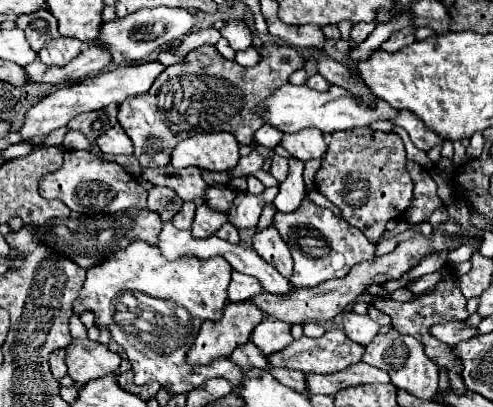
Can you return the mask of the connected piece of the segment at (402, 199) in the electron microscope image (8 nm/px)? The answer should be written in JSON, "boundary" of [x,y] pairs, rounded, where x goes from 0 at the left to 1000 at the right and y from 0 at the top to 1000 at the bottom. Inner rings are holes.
{"boundary":[[[712,319],[663,329],[667,369],[651,413],[639,428],[643,467],[696,521],[700,541],[740,570],[753,595],[765,595],[789,541],[813,536],[838,482],[838,442],[822,418],[826,378],[817,344],[805,329]]]}

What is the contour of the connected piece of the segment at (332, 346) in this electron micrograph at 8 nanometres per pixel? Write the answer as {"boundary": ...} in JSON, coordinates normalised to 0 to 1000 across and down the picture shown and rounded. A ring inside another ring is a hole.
{"boundary":[[[667,811],[659,816],[651,830],[623,830],[611,826],[606,835],[598,835],[594,845],[586,845],[578,860],[558,865],[554,875],[546,875],[546,894],[554,899],[578,899],[578,904],[594,904],[594,909],[611,909],[619,919],[631,914],[647,914],[647,919],[671,919],[671,914],[688,914],[712,894],[724,894],[736,875],[736,860],[728,845],[712,840],[692,811]]]}

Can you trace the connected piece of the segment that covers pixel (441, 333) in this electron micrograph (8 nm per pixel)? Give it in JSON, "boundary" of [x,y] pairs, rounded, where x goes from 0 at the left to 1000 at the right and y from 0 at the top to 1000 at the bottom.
{"boundary":[[[927,786],[927,791],[882,796],[882,801],[874,806],[874,821],[878,821],[886,835],[895,835],[895,840],[903,840],[903,845],[911,845],[911,850],[923,850],[923,845],[931,845],[931,840],[955,830],[955,826],[968,826],[968,806],[947,801],[943,786]]]}

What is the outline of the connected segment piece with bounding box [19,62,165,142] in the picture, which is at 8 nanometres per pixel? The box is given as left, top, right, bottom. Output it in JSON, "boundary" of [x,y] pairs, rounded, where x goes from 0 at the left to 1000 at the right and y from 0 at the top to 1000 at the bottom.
{"boundary":[[[294,152],[294,157],[278,157],[278,162],[254,157],[254,162],[241,162],[233,172],[209,177],[193,192],[168,192],[156,206],[144,206],[136,216],[124,216],[124,221],[91,236],[75,260],[67,260],[51,280],[51,305],[39,324],[43,324],[51,349],[67,344],[71,334],[95,334],[108,319],[116,319],[124,310],[136,310],[140,295],[152,290],[156,280],[185,275],[185,270],[209,270],[221,256],[245,256],[249,246],[262,246],[262,241],[274,241],[290,226],[298,226],[302,211],[314,201],[314,192],[331,172],[335,172],[335,162],[327,152]]]}

